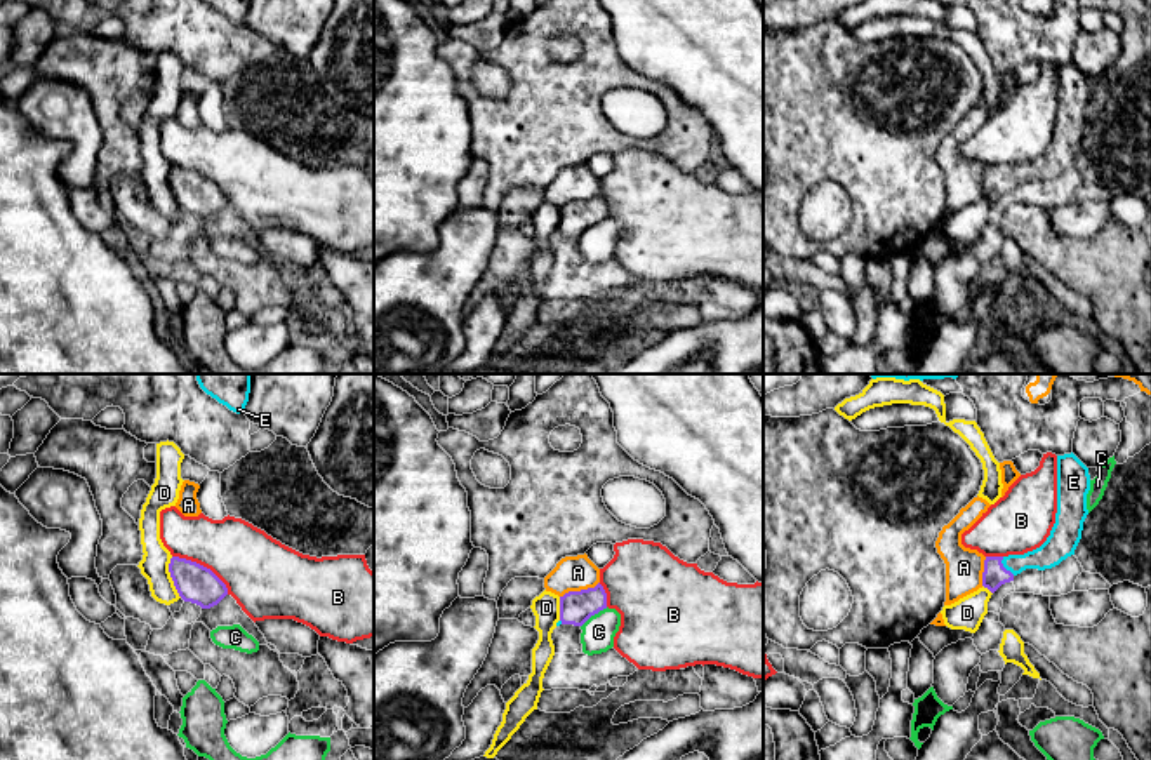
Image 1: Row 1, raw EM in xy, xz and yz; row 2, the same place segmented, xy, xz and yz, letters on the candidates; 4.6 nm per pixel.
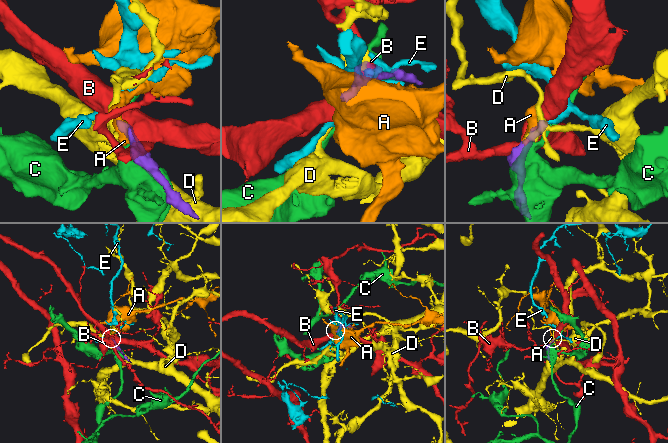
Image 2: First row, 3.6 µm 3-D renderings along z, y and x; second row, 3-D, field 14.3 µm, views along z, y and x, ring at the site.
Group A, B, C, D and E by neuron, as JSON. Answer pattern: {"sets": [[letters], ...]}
{"sets": [["A"], ["B"], ["C"], ["D"], ["E"]]}

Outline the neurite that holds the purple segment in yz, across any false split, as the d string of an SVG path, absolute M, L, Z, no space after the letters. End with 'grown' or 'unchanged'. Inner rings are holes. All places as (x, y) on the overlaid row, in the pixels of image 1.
M1073 452L1057 456L1057 513L1050 536L1024 555L986 557L982 586L995 593L1026 569L1052 569L1074 555L1088 515L1088 490L1088 468Z | grown

